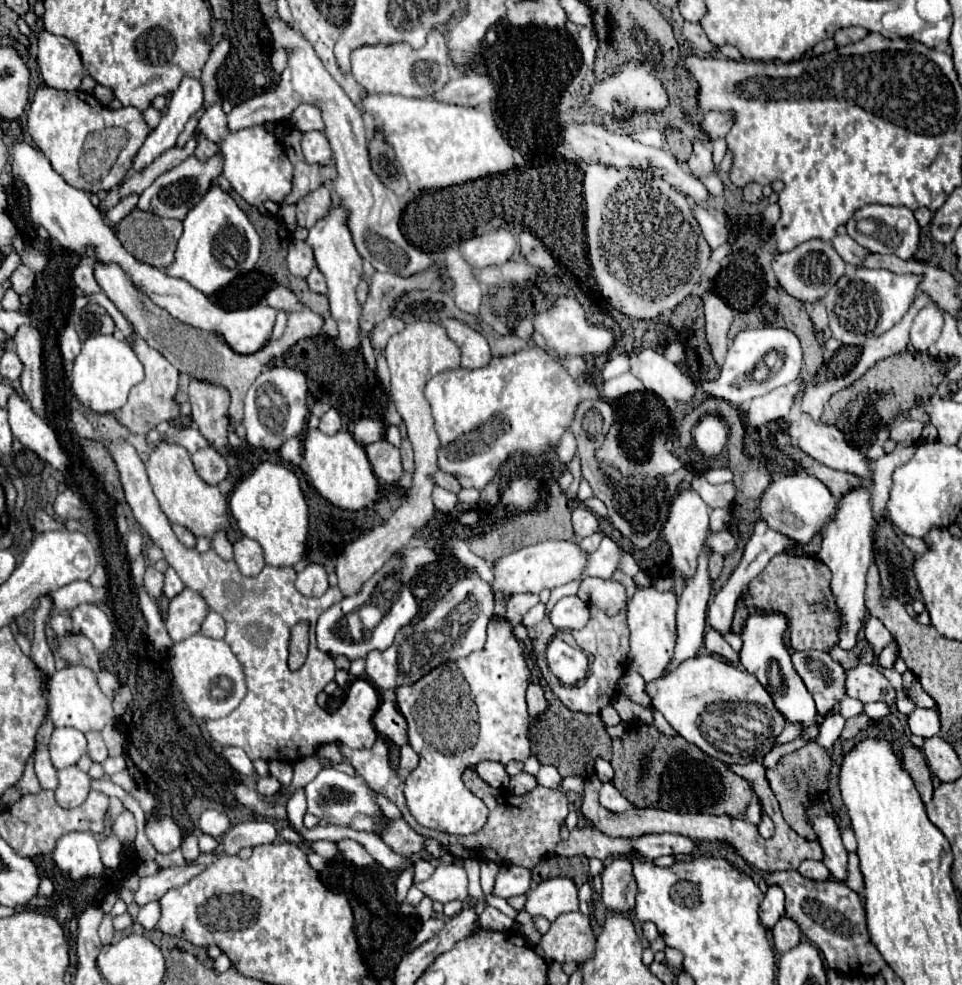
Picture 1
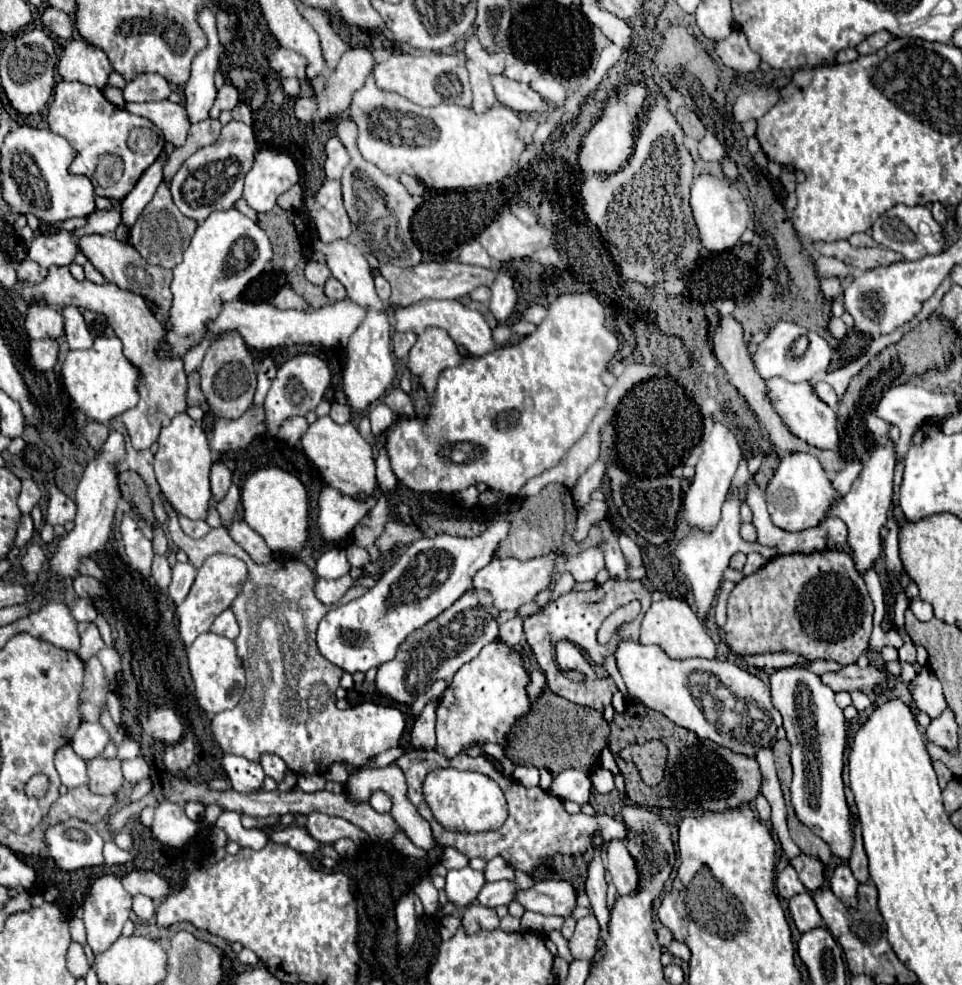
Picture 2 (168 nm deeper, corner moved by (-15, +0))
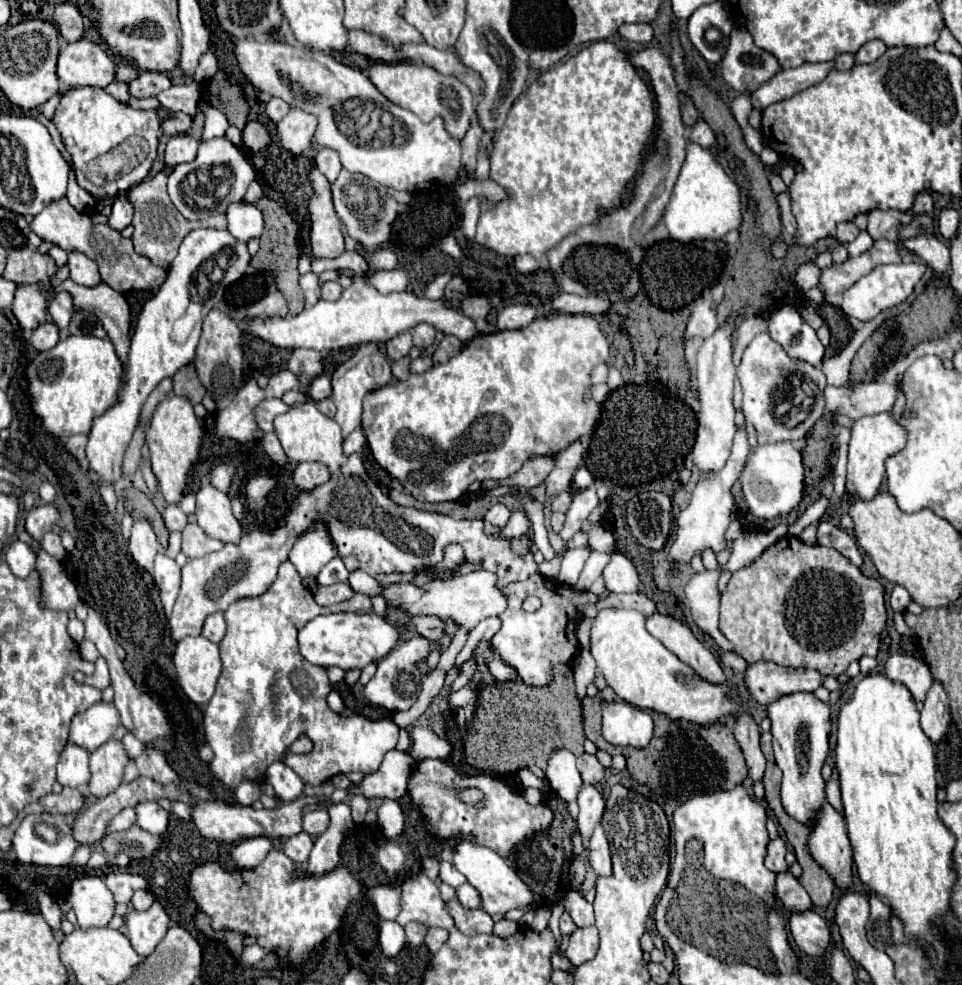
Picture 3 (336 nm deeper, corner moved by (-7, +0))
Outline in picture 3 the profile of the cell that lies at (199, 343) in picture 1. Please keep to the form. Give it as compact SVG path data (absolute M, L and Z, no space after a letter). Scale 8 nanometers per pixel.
M68 199L54 201L48 205L40 215L36 215L30 223L30 229L44 241L50 241L64 251L80 251L94 259L100 267L100 277L104 283L108 283L112 289L126 293L128 289L158 289L164 279L166 271L162 267L152 265L146 257L140 257L134 253L132 241L124 239L118 231L110 229L108 225L94 225L90 223L86 213L78 213Z

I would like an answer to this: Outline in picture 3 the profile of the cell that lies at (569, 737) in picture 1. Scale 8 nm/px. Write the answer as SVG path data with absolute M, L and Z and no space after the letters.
M556 665L554 683L546 687L532 687L520 679L494 683L494 687L490 683L478 691L476 705L478 711L468 721L464 739L464 757L472 767L504 775L530 765L544 769L548 765L548 755L556 751L556 747L568 747L576 757L584 753L586 735L570 665Z

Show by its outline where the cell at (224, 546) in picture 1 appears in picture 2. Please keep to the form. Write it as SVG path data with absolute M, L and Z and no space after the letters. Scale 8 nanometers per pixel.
M232 485L230 491L228 491L228 495L226 495L226 499L216 505L218 507L218 513L220 513L222 521L224 521L224 525L228 525L232 521L232 517L236 515L238 505L240 505L240 491L238 491L236 485Z

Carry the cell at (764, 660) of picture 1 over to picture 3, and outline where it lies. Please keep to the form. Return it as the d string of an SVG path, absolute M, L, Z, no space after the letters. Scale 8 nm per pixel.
M792 693L782 695L774 703L770 703L768 717L772 721L776 765L784 773L782 807L792 819L804 823L806 827L812 827L816 813L826 805L826 781L822 777L822 765L826 763L830 751L830 707L814 693Z

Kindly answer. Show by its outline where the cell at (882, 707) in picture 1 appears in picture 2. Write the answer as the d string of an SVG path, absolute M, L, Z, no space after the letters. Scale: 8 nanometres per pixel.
M854 689L854 691L850 691L850 697L852 697L852 705L854 705L858 711L864 711L864 709L870 707L870 699L868 699L862 691Z

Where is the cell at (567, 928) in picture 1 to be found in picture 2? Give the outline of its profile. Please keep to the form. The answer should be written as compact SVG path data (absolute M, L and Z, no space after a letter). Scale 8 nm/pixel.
M594 915L582 917L570 939L572 957L590 961L598 949L598 939L600 939L600 923L596 921L596 917Z

